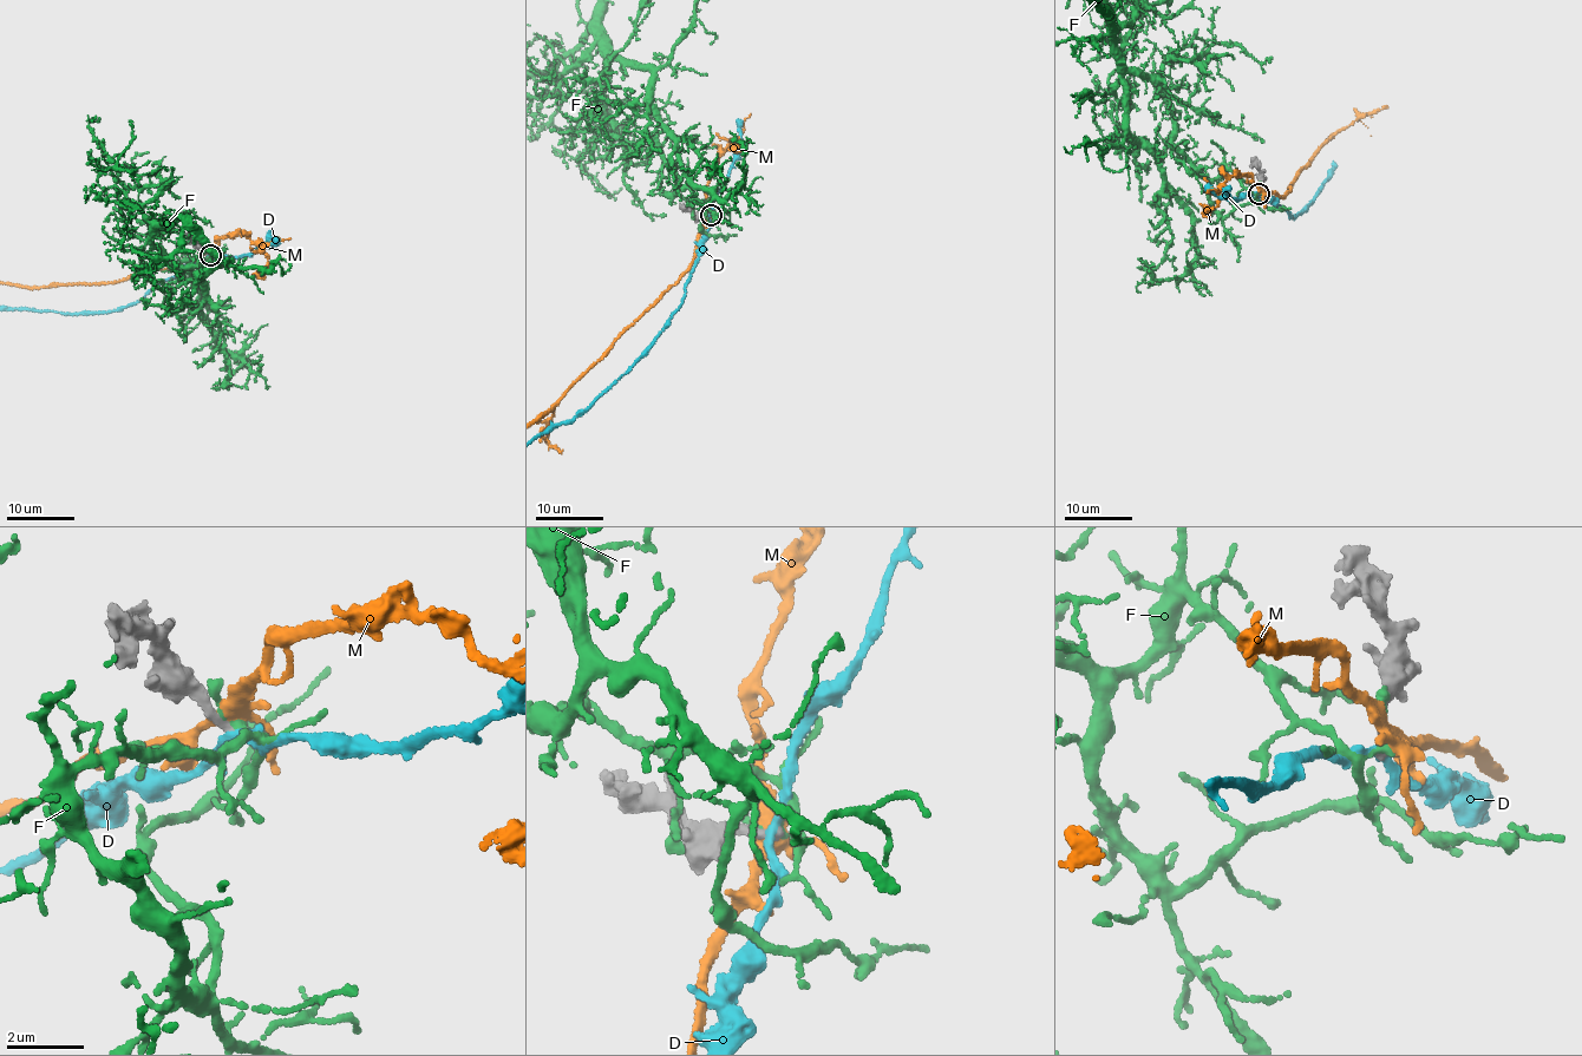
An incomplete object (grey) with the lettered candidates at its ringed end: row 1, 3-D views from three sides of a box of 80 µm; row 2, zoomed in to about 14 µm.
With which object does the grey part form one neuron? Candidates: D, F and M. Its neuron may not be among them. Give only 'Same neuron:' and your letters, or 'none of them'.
Same neuron: none of them

